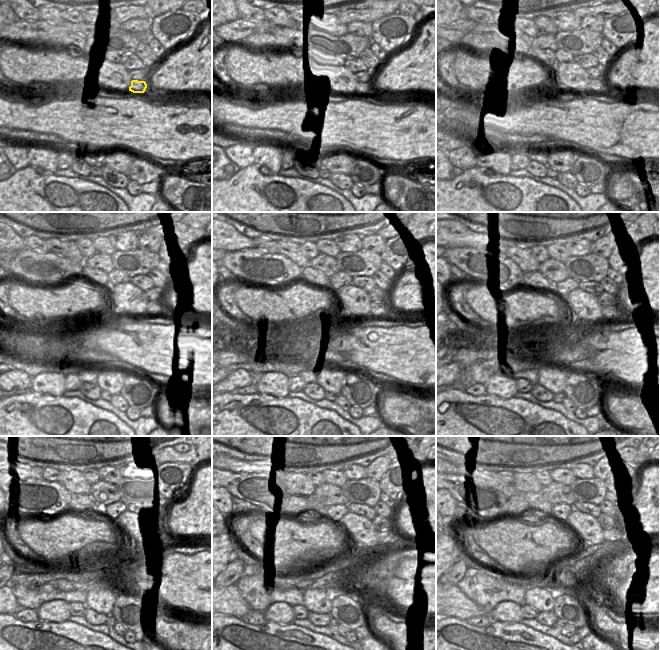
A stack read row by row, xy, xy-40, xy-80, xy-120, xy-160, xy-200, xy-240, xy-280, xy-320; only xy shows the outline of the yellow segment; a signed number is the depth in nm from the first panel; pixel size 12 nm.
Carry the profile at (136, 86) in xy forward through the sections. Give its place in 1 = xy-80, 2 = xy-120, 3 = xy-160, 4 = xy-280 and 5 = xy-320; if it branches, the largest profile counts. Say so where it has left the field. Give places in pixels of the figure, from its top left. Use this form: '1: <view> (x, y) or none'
1: xy-80 (595, 85)
2: xy-120 (153, 309)
3: xy-160 (378, 309)
4: xy-280 (387, 538)
5: xy-320 (611, 534)

